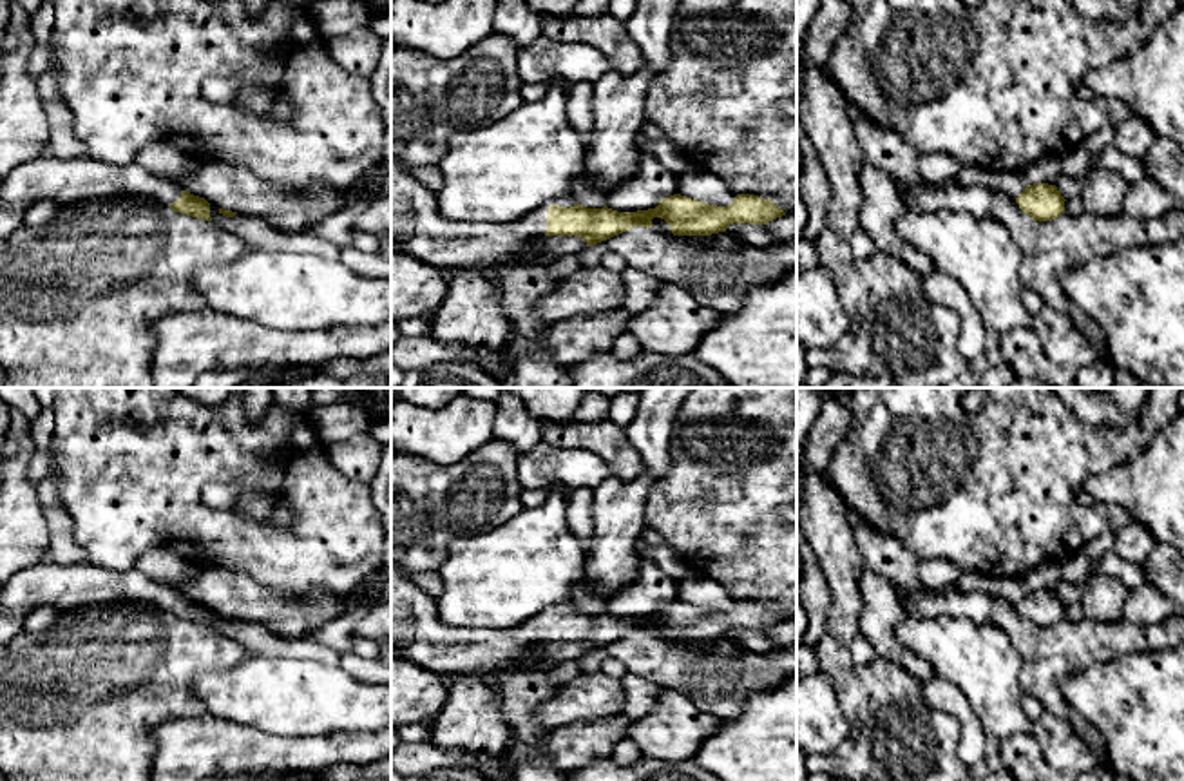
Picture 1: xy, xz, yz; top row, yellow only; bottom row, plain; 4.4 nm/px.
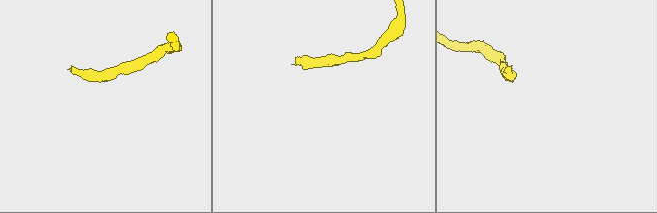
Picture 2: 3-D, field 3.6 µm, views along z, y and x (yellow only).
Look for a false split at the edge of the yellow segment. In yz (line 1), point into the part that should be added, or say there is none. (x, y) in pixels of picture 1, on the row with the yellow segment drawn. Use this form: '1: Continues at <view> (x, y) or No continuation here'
1: No continuation here

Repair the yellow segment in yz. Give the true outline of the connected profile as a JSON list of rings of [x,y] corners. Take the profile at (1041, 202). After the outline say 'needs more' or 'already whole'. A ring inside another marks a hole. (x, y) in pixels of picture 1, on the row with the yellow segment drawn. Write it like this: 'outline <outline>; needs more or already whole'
outline [[[1036,183],[1016,198],[1019,208],[1028,214],[1034,221],[1052,221],[1065,214],[1065,198],[1055,185]]]; already whole

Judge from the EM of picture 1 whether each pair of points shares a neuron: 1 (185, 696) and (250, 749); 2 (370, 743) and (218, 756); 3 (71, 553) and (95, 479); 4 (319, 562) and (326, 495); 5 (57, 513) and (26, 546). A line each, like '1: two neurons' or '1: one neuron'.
1: two neurons
2: one neuron
3: two neurons
4: one neuron
5: two neurons

